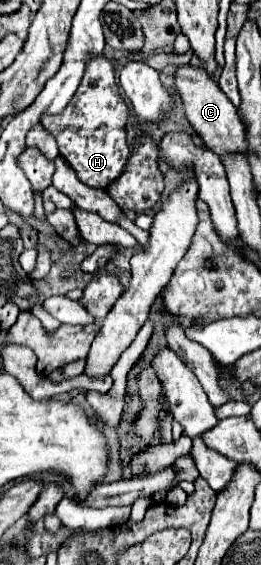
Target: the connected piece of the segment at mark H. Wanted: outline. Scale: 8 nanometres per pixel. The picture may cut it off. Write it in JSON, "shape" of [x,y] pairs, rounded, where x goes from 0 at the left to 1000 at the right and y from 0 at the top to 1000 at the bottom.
{"shape":[[[387,97],[349,101],[349,108],[333,112],[303,158],[272,172],[264,186],[211,204],[165,200],[157,218],[211,239],[226,274],[272,292],[303,320],[364,335],[410,335],[418,324],[433,324],[471,306],[494,278],[487,207],[494,189],[441,143],[433,115]]]}

